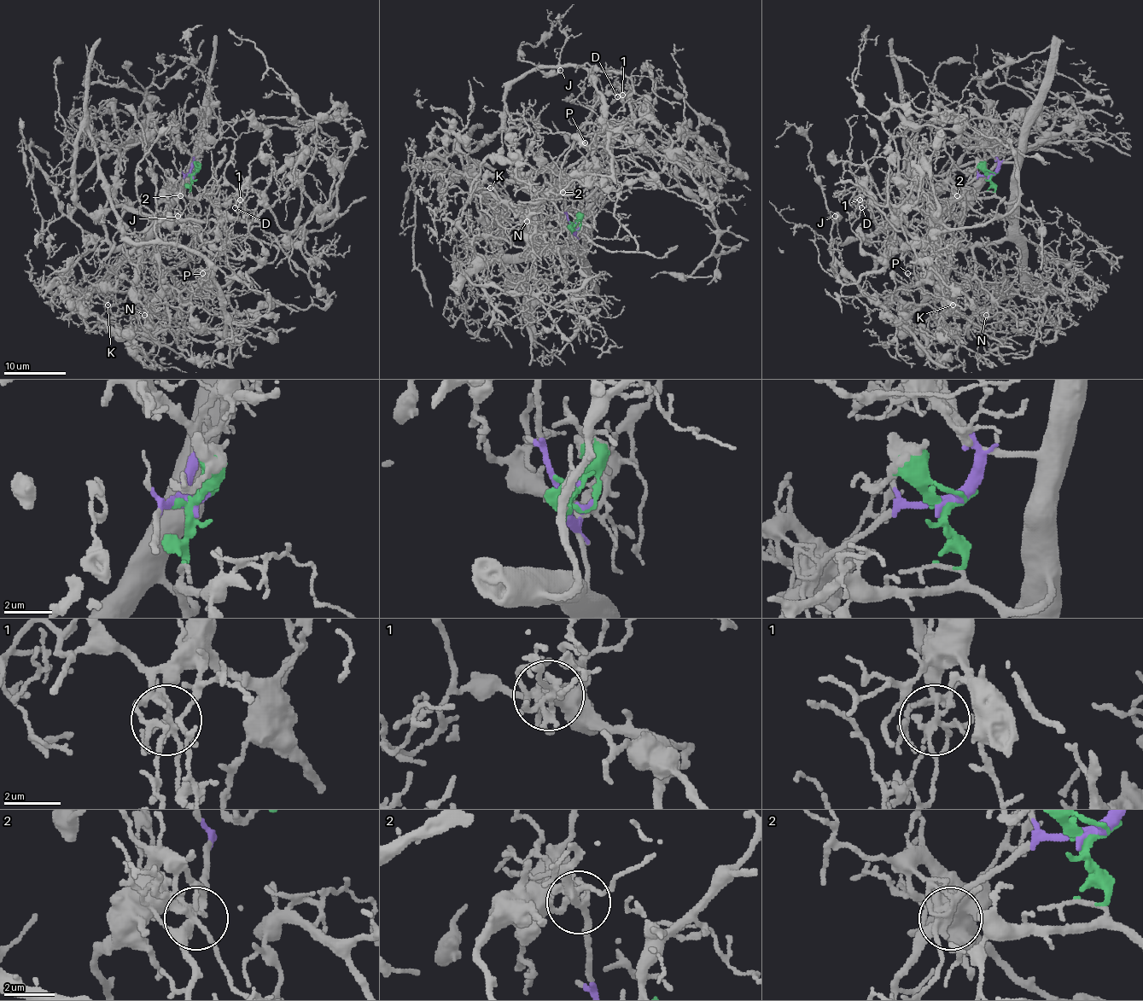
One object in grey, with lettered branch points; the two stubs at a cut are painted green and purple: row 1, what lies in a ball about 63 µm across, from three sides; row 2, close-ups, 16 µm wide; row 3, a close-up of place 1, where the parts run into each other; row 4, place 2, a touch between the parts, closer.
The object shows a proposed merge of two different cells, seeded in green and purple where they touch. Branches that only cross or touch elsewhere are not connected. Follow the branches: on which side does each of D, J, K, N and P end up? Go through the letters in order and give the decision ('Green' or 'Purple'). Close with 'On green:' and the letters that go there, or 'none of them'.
D: Green
J: Purple
K: Green
N: Green
P: Green
On green: D, K, N, P

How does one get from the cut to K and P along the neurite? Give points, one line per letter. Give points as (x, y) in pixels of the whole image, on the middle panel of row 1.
K: (574, 228), (574, 249), (552, 253), (532, 245), (520, 218), (461, 172), (478, 178), (480, 188), (491, 188)
P: (574, 228), (574, 249), (552, 253), (532, 245), (523, 232), (523, 215), (540, 209), (592, 160), (585, 142)

